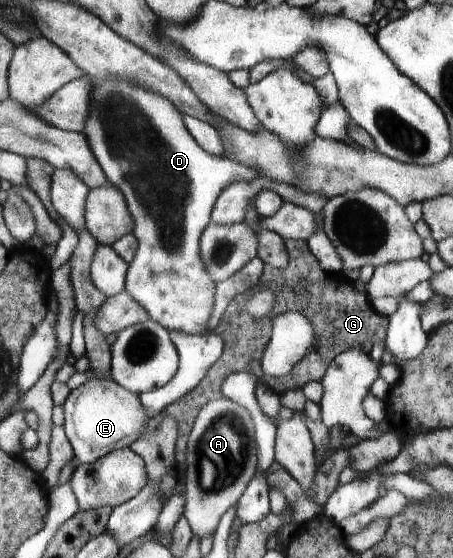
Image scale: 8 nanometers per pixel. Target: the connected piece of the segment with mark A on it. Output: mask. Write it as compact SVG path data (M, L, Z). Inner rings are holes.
M226 397L213 400L200 414L187 445L185 475L185 509L192 537L212 536L223 514L240 500L249 482L256 476L257 448L255 428L249 412Z

